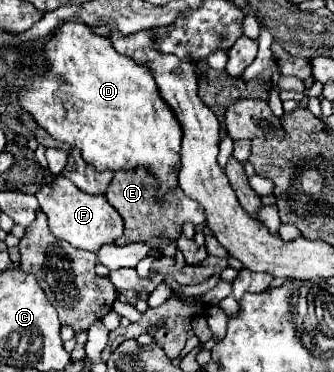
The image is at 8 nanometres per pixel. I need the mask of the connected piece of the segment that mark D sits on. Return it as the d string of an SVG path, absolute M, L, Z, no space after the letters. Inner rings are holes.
M65 21L51 41L45 45L45 57L49 61L47 71L33 79L33 83L19 93L21 107L33 115L33 119L57 141L69 143L83 153L83 159L97 171L137 171L143 167L157 181L155 197L161 201L163 195L175 191L177 171L181 167L179 151L183 129L171 107L159 95L155 87L155 75L143 63L127 59L111 47L111 39L95 35L81 21Z

